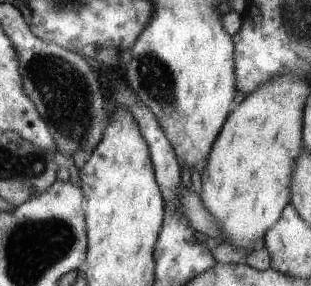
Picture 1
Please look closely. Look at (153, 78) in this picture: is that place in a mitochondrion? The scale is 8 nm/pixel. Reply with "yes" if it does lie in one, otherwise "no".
yes

